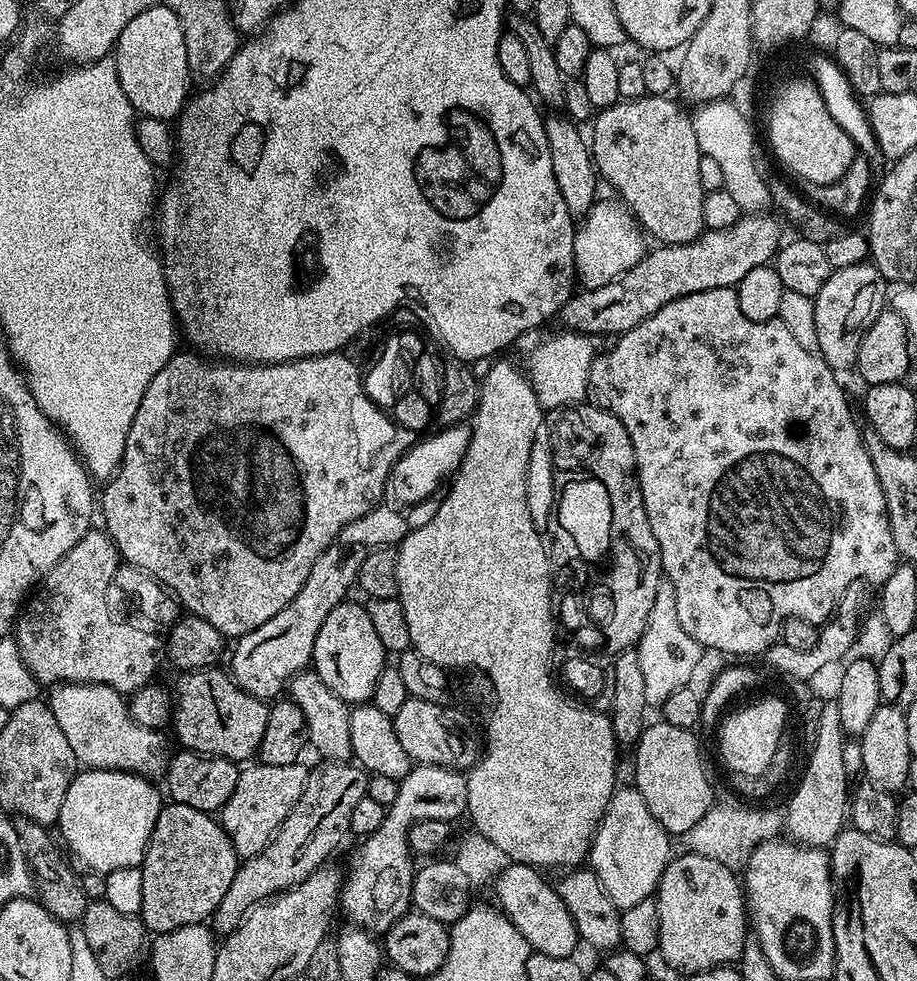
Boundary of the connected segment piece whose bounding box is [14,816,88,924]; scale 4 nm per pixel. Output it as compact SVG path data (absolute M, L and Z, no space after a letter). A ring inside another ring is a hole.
M21 816L15 817L16 829L18 830L18 846L22 846L26 862L31 867L34 881L34 890L40 904L55 917L65 924L77 923L83 916L88 901L84 891L81 890L79 877L73 872L71 866L64 858L65 853L61 845L54 839L47 827L33 820L27 820ZM60 848L61 852L60 853ZM64 855L64 856L63 856Z

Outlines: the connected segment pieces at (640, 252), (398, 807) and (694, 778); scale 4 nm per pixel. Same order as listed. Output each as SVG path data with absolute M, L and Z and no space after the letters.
M604 198L597 199L576 228L576 278L585 289L613 284L622 274L626 274L626 270L638 266L638 262L644 257L646 245L641 229L634 223L633 217L619 203L616 204L611 204Z
M416 764L400 781L398 798L384 813L382 826L374 834L363 837L346 867L340 890L339 907L353 925L373 934L383 934L412 908L412 877L414 853L408 845L410 826L426 818L456 822L468 811L466 786L468 777L463 771L433 764Z
M649 723L634 745L634 786L642 794L646 806L650 806L650 814L654 814L661 826L676 838L683 837L684 833L698 825L714 803L712 784L704 773L704 760L700 757L696 734L693 729L682 726Z

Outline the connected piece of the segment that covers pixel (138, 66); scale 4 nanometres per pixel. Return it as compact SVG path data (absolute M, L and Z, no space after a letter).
M161 2L158 6L150 6L150 10L142 10L142 14L131 20L126 25L126 30L122 30L122 34L116 39L114 59L122 94L126 94L133 109L141 117L149 116L172 122L184 111L185 103L190 96L188 80L193 79L193 74L186 62L186 38L182 38L182 22L175 7L168 5L167 8L167 3Z

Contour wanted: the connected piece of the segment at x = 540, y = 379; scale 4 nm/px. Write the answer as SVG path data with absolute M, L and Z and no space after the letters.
M559 330L553 336L544 336L541 340L535 340L535 335L521 336L518 348L524 351L523 363L526 365L526 375L532 384L534 394L538 398L540 407L545 410L562 409L575 406L587 401L590 396L590 366L596 360L598 348L595 348L593 337L585 336L583 332L575 330Z

